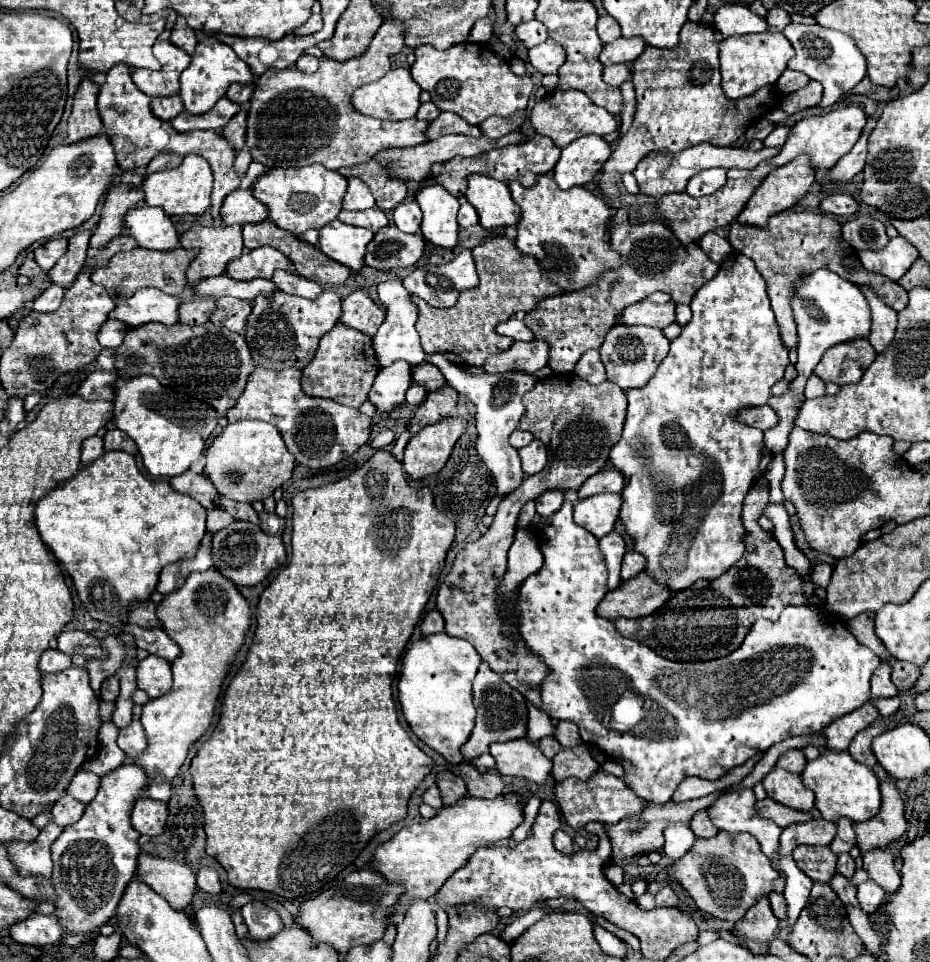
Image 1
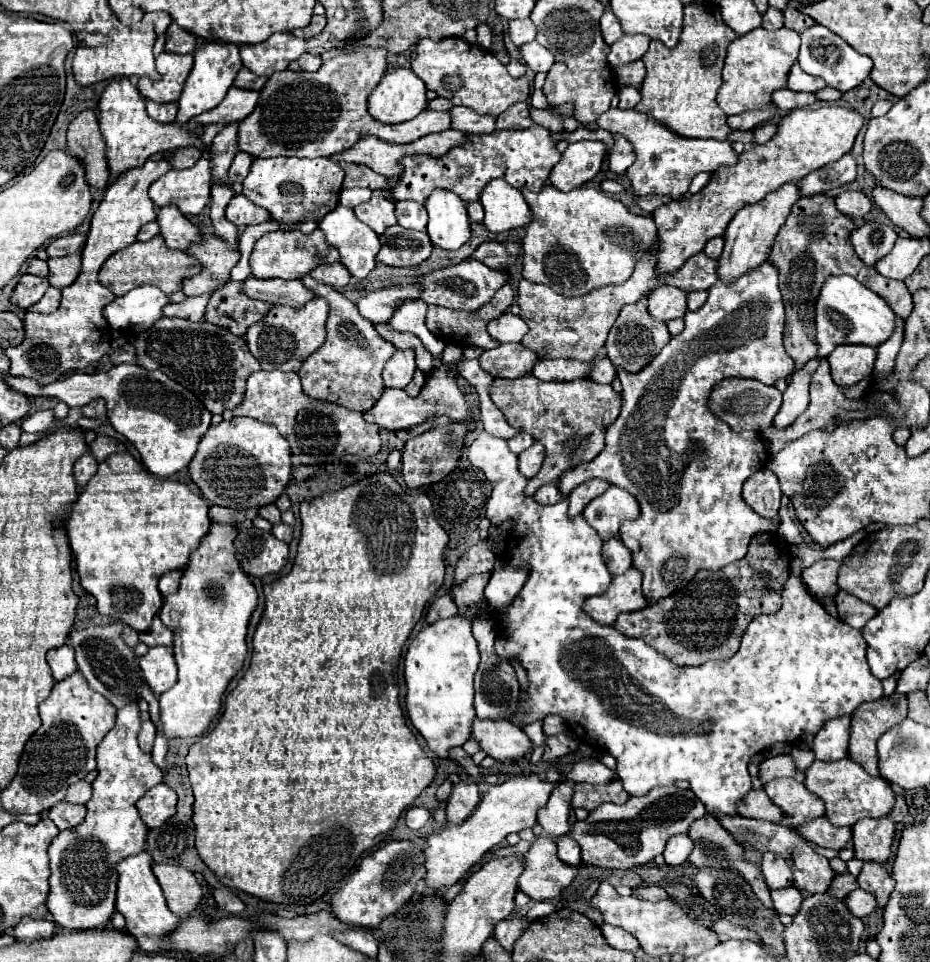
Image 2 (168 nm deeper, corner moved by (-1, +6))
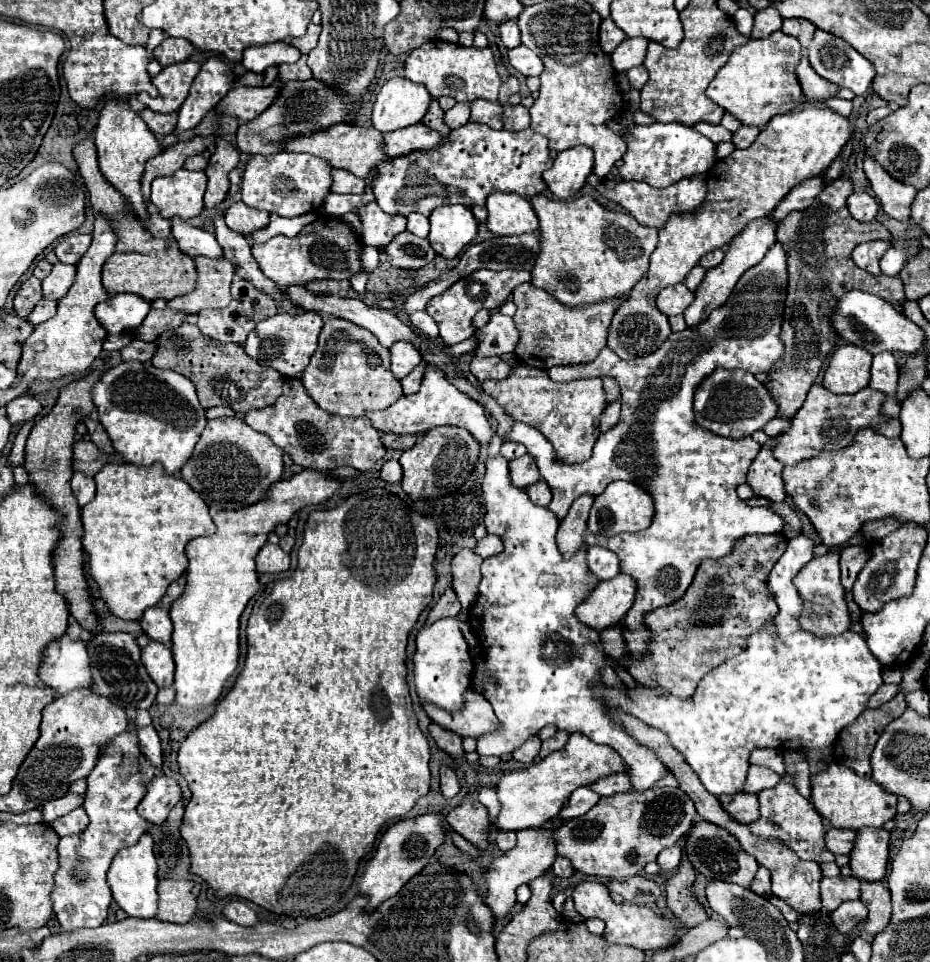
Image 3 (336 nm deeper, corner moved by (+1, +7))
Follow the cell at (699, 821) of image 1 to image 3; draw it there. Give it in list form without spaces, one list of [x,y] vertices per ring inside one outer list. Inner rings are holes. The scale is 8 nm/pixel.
[[[698,821],[694,825],[694,831],[686,839],[686,851],[688,851],[688,859],[694,865],[694,869],[706,875],[708,879],[720,879],[720,881],[736,883],[748,889],[758,871],[756,859],[740,847],[740,843],[732,837],[732,833],[708,821]]]

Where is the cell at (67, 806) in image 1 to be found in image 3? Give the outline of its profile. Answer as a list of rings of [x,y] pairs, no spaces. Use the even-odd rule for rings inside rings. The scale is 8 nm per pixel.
[[[78,807],[78,809],[70,811],[68,815],[52,821],[50,825],[52,825],[52,829],[60,837],[64,837],[64,835],[76,835],[76,833],[80,833],[80,831],[84,831],[88,827],[88,815],[86,815],[86,811],[82,807]]]

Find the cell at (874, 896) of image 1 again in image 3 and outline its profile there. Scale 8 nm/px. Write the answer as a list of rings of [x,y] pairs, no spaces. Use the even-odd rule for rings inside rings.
[[[846,901],[836,911],[830,913],[830,919],[832,919],[832,923],[836,923],[838,931],[852,933],[852,929],[862,919],[866,919],[866,915],[868,915],[868,911],[866,911],[866,905],[862,901]]]

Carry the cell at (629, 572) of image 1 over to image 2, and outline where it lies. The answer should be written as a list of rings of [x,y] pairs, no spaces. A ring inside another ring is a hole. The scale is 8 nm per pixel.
[[[612,538],[612,540],[604,542],[602,556],[604,556],[604,560],[606,560],[608,570],[612,572],[612,576],[624,574],[632,566],[632,552],[622,544],[622,540]]]

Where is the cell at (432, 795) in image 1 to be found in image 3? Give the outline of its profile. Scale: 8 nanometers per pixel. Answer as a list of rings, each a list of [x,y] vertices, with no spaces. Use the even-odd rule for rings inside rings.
[[[450,767],[440,769],[440,789],[446,799],[452,799],[460,791],[460,781],[458,781],[454,769],[450,769]]]

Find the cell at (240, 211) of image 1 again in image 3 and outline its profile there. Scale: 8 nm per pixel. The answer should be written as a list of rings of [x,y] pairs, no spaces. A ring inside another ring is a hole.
[[[236,201],[228,207],[226,215],[226,225],[232,229],[232,231],[238,231],[242,235],[252,235],[254,231],[258,229],[264,229],[268,225],[268,219],[270,219],[270,213],[266,211],[260,211],[260,209],[252,209],[248,207],[246,203],[242,201]]]

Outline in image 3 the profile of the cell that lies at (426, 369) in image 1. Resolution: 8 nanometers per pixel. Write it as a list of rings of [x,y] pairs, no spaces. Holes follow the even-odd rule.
[[[294,285],[294,287],[288,287],[286,293],[290,295],[290,299],[292,299],[294,303],[298,303],[300,307],[304,307],[306,311],[320,311],[320,313],[324,313],[324,315],[334,315],[334,317],[340,317],[340,319],[348,319],[348,321],[352,321],[354,325],[360,325],[360,327],[368,329],[370,333],[374,333],[374,335],[378,337],[378,341],[380,341],[384,347],[390,347],[390,345],[396,343],[396,341],[410,341],[410,343],[414,343],[416,347],[420,347],[418,335],[416,335],[408,325],[404,325],[394,313],[384,311],[384,309],[376,309],[376,307],[368,307],[368,305],[362,303],[360,299],[350,299],[350,297],[342,299],[342,297],[336,297],[336,295],[314,295],[314,293],[304,291],[304,289],[306,289],[306,287],[296,287],[296,285]]]

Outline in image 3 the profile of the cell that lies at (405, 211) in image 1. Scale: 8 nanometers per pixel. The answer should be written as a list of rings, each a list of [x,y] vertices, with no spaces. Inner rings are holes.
[[[420,213],[408,215],[408,231],[414,233],[414,235],[418,235],[418,237],[428,237],[428,231],[430,231],[428,217],[424,217]]]

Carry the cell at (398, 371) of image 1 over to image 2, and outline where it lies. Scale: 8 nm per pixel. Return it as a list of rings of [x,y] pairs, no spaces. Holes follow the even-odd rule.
[[[396,350],[394,356],[386,362],[382,380],[386,388],[406,388],[416,372],[414,350]]]

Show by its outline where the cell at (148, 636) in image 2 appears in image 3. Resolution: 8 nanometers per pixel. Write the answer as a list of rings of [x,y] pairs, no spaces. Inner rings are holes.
[[[148,607],[148,611],[144,611],[140,625],[144,629],[144,633],[152,639],[152,641],[160,641],[166,647],[170,647],[170,637],[172,637],[172,621],[168,615],[168,609],[164,607]]]

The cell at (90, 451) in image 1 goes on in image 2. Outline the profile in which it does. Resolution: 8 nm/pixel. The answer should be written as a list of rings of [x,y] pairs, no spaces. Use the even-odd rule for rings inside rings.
[[[90,450],[84,452],[84,454],[76,460],[76,464],[74,464],[74,478],[76,478],[76,482],[80,484],[78,488],[82,488],[82,486],[94,476],[96,468],[98,468],[98,462],[94,460],[94,456],[92,456]]]

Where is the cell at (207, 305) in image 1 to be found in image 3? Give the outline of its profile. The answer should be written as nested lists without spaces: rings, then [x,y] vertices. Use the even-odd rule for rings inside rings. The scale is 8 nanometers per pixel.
[[[162,309],[162,311],[150,311],[144,319],[144,323],[136,329],[136,337],[142,341],[156,341],[164,331],[180,327],[184,321],[196,323],[196,315],[184,315],[180,311]]]

